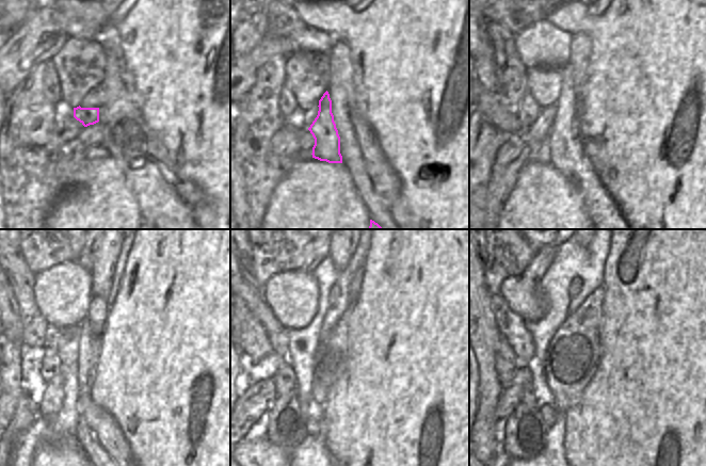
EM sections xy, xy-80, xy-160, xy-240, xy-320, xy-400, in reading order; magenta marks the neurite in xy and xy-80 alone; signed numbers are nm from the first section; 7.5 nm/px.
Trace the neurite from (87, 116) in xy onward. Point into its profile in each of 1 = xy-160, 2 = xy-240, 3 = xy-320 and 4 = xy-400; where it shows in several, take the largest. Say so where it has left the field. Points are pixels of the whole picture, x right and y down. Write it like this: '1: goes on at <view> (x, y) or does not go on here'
1: goes on at xy-160 (566, 154)
2: goes on at xy-240 (108, 433)
3: goes on at xy-320 (335, 291)
4: goes on at xy-400 (575, 287)

